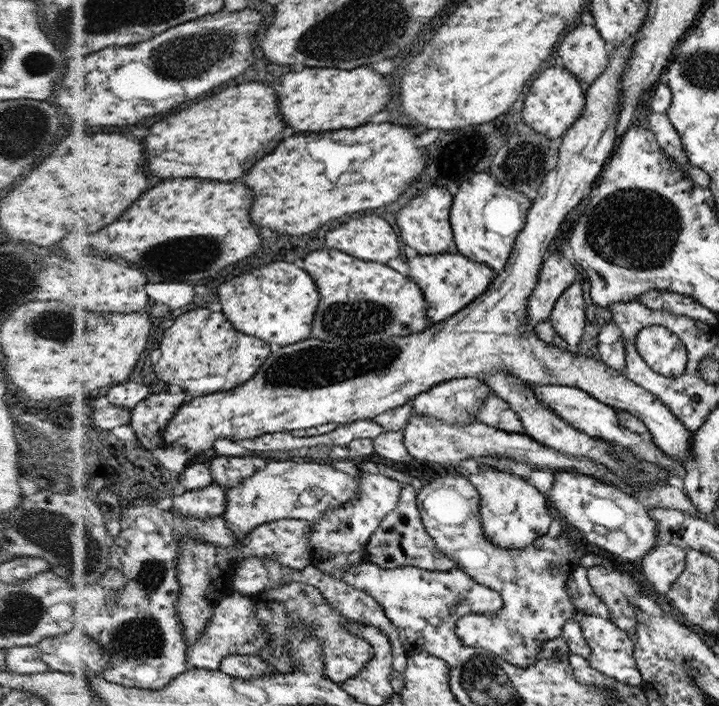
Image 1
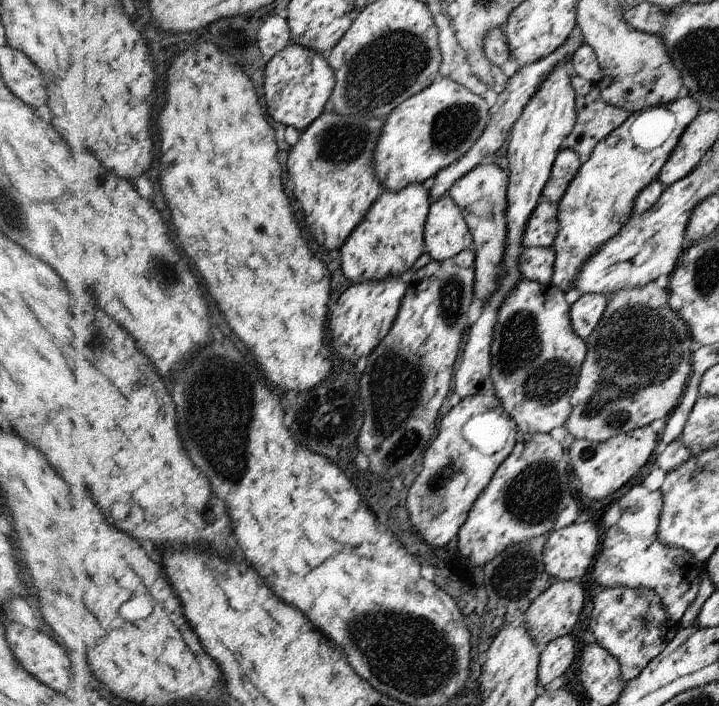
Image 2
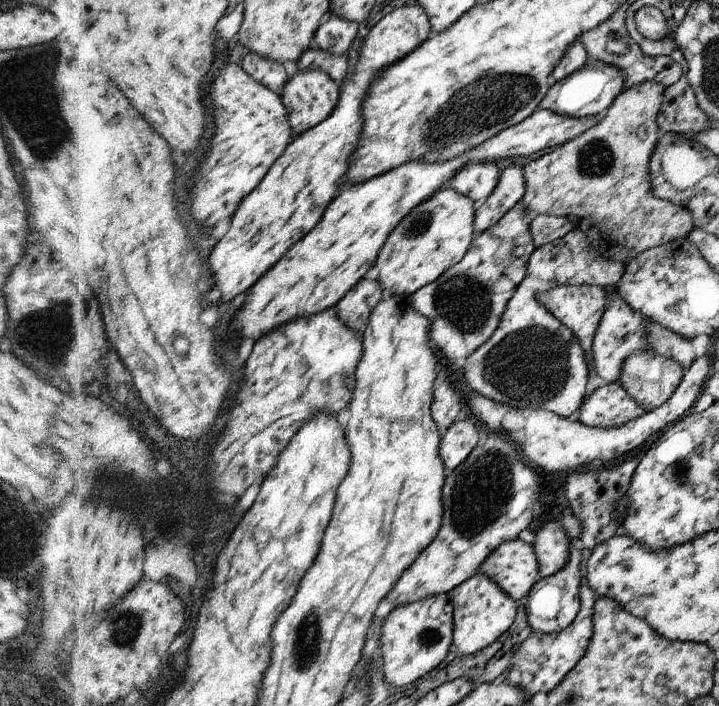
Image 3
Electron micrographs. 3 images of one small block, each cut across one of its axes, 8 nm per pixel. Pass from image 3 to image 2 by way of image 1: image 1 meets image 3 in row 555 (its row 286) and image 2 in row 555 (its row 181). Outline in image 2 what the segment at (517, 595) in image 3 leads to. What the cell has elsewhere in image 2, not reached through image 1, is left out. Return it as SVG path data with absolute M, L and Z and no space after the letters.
M581 519L565 528L554 531L554 534L547 538L546 548L543 548L546 573L553 576L552 580L558 578L560 581L568 582L588 576L588 570L592 568L594 558L598 554L598 546L600 546L600 532L594 522L586 522Z

